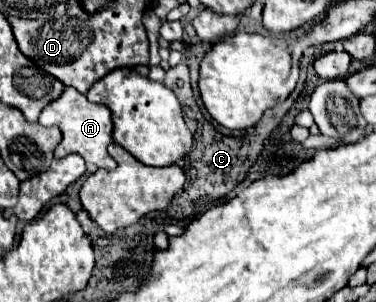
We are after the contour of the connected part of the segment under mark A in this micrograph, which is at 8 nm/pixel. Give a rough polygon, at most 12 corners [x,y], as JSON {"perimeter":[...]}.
{"perimeter":[[67,87],[41,125],[57,125],[55,157],[77,153],[97,169],[115,169],[107,153],[112,113]]}

